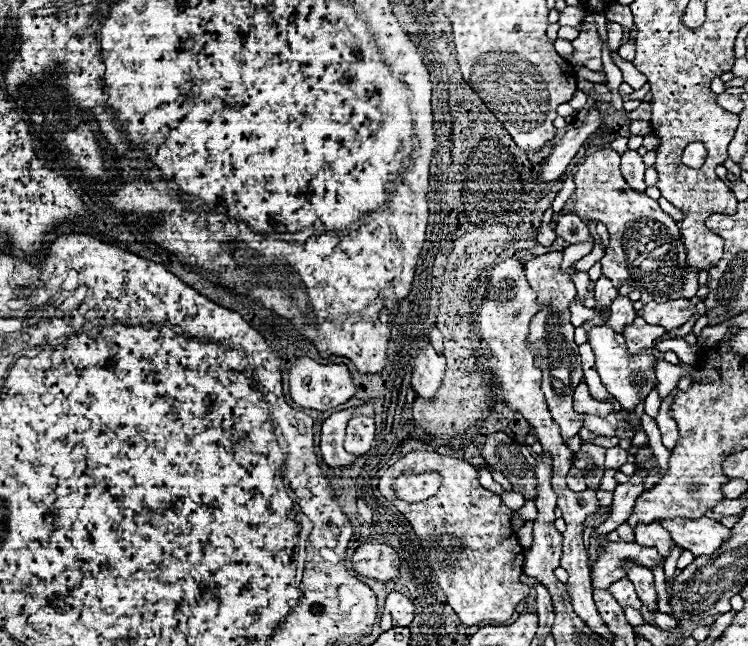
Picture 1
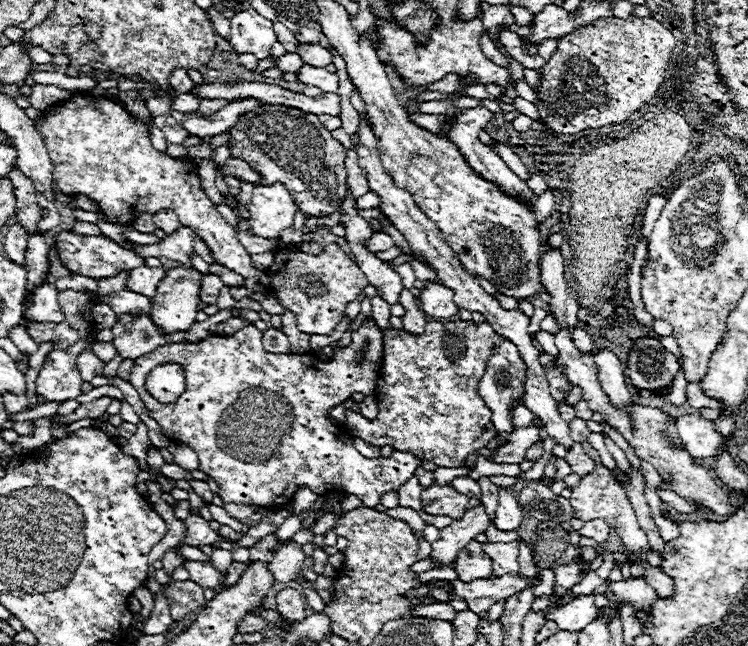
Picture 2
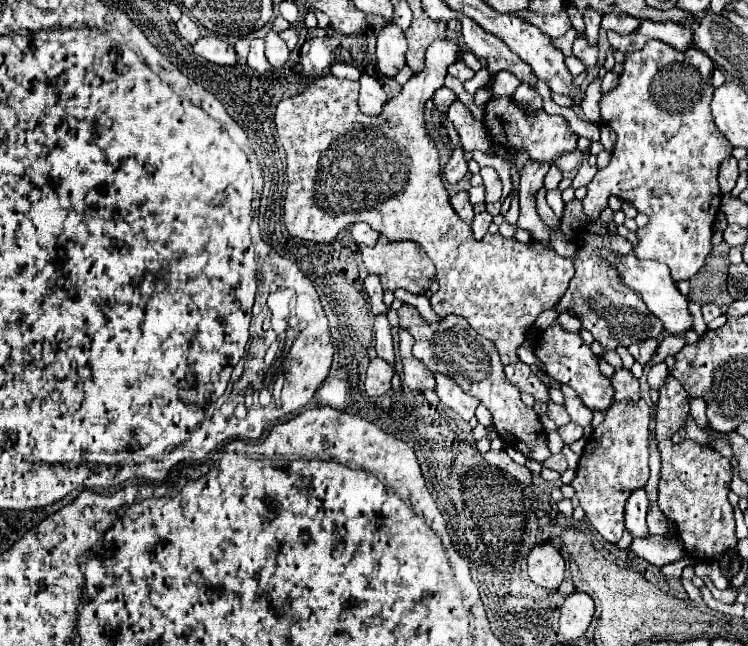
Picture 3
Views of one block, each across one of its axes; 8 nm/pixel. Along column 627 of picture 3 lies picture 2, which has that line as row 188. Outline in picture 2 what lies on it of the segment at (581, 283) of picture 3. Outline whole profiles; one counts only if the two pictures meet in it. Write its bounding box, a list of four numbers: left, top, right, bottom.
[228,104,346,214]

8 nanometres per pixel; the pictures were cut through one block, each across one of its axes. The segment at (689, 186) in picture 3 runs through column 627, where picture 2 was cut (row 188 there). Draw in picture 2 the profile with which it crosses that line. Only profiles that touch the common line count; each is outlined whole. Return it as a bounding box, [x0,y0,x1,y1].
[36,94,266,292]

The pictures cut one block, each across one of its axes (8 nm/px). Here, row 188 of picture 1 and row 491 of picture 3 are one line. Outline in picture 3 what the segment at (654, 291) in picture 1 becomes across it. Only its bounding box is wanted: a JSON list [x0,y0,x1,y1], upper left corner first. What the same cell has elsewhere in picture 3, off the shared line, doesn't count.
[570,398,650,544]

